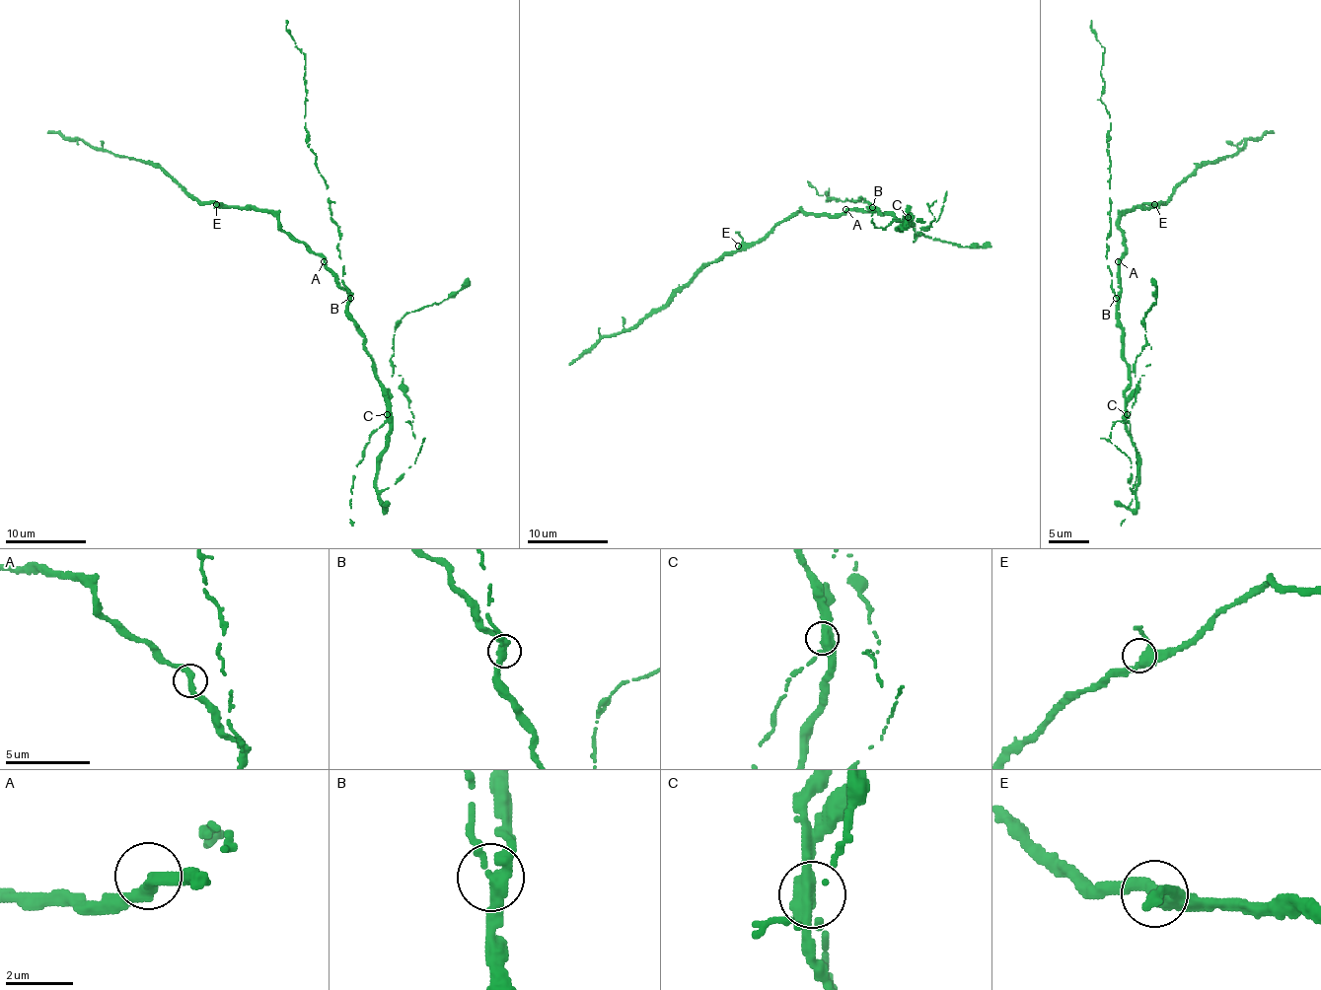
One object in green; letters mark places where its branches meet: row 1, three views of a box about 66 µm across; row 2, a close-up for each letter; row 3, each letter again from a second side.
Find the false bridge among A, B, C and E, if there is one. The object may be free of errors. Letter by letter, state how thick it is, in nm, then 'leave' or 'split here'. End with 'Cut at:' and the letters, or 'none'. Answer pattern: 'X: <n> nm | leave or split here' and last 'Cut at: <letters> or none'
A: 340 nm | leave
B: 320 nm | leave
C: 360 nm | split here
E: 360 nm | leave
Cut at: C

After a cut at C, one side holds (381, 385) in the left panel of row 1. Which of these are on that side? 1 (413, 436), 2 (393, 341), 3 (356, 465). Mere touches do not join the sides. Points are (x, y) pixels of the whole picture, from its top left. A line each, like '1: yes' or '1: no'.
1: no
2: no
3: no

